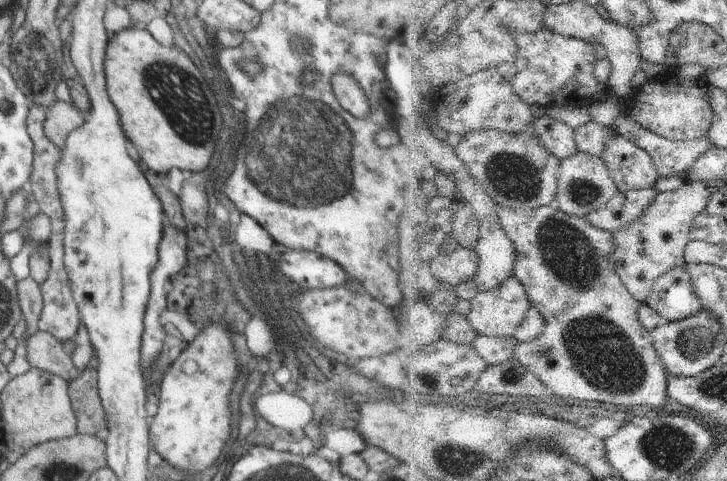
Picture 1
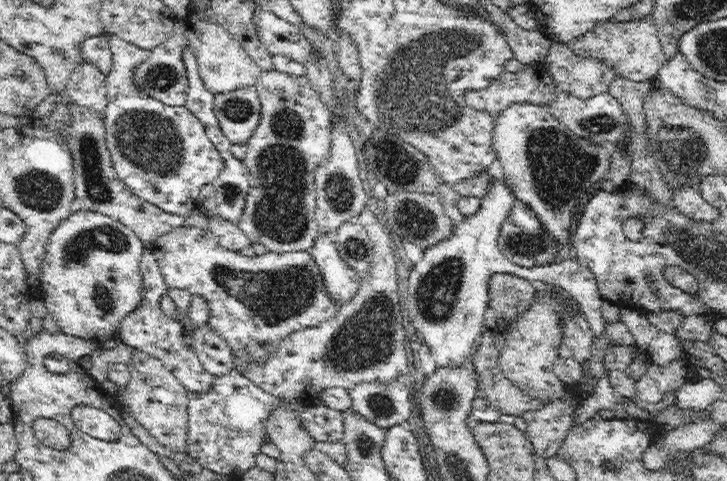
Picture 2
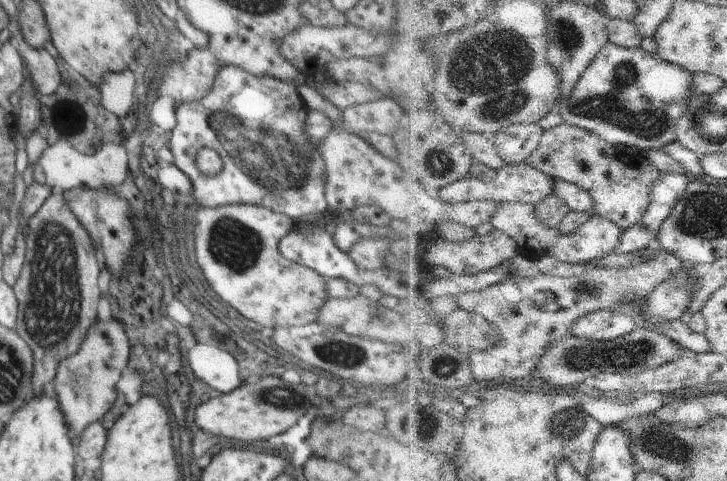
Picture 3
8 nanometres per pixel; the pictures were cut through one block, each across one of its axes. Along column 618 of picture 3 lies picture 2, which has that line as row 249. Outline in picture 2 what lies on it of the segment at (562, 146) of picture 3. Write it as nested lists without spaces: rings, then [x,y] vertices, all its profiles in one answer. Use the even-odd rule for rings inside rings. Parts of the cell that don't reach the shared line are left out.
[[[188,225],[158,236],[148,246],[158,264],[164,285],[169,289],[184,289],[190,293],[203,294],[210,303],[209,323],[224,337],[233,353],[248,349],[253,358],[266,357],[276,349],[277,340],[300,328],[316,326],[336,316],[340,304],[331,298],[326,278],[318,269],[309,251],[272,252],[263,255],[243,256],[226,252],[218,245],[205,226]]]

